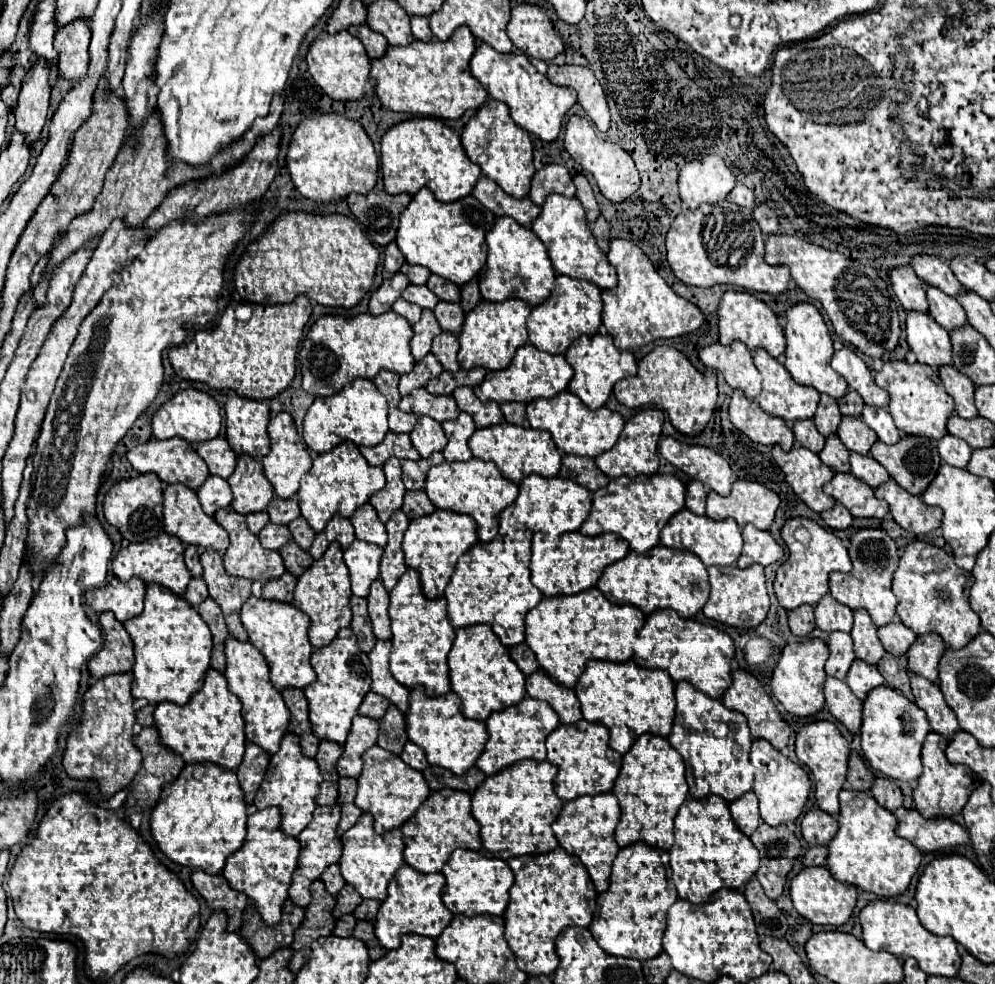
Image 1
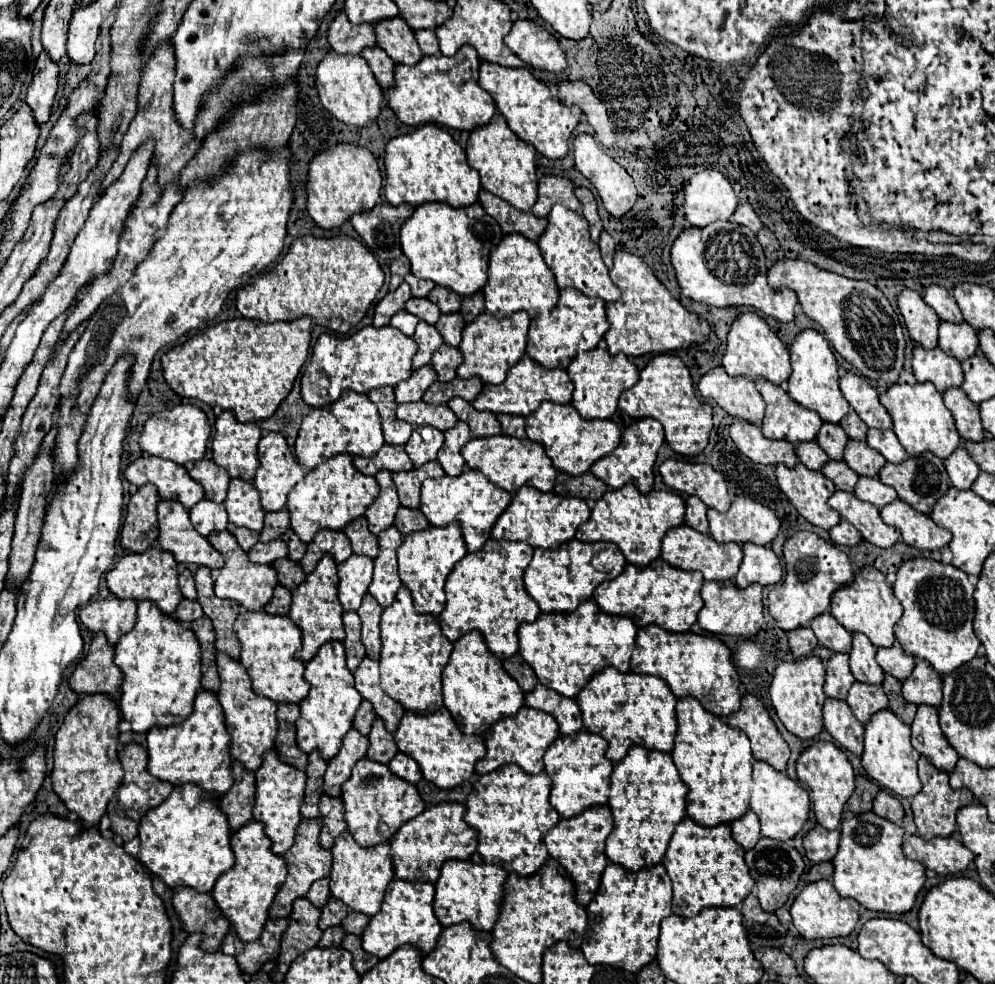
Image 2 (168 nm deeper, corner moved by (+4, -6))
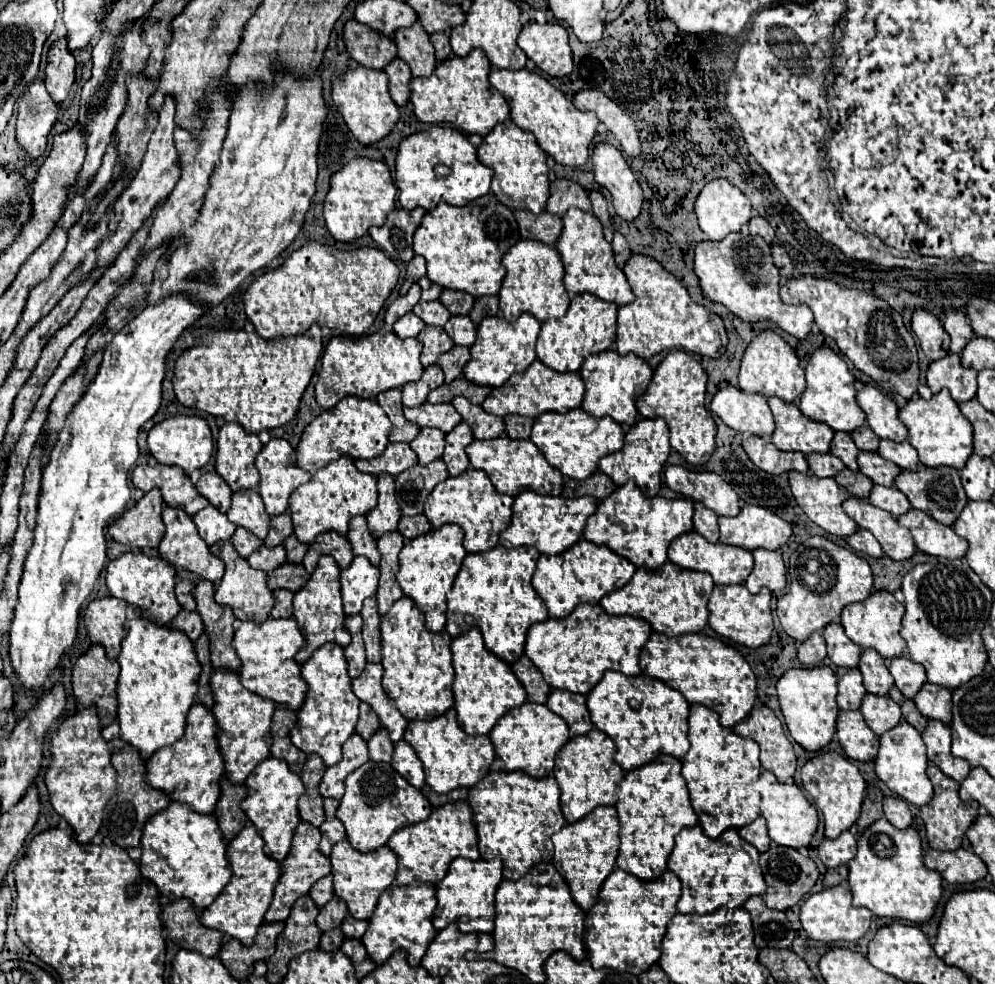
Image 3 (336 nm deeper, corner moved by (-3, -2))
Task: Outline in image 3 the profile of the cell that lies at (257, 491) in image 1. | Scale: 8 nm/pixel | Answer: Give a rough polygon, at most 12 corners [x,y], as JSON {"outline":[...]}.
{"outline":[[256,489],[232,493],[226,515],[266,539],[270,517]]}

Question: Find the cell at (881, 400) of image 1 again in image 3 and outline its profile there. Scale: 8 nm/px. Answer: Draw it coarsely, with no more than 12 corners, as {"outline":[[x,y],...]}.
{"outline":[[872,383],[856,393],[868,427],[882,439],[908,431],[890,395]]}

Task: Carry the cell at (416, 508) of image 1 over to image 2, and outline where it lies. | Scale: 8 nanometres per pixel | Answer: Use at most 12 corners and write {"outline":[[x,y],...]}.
{"outline":[[399,507],[395,527],[407,533],[427,529],[429,521],[417,509]]}

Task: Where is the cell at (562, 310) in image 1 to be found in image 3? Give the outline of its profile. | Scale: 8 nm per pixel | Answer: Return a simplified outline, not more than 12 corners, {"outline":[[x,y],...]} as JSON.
{"outline":[[574,295],[548,319],[538,359],[560,373],[616,339],[616,303]]}

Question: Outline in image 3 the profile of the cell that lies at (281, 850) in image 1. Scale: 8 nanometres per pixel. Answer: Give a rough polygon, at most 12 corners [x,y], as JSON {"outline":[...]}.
{"outline":[[252,823],[230,841],[232,879],[200,919],[252,945],[282,865]]}

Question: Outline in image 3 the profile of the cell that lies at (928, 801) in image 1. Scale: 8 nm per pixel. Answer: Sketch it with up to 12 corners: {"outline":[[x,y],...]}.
{"outline":[[928,767],[934,797],[920,807],[930,847],[958,849],[978,815],[960,783]]}

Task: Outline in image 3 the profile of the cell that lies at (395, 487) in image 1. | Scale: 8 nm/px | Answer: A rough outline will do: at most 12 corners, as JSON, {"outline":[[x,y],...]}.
{"outline":[[378,477],[378,505],[366,515],[370,533],[398,527],[402,513],[394,477]]}

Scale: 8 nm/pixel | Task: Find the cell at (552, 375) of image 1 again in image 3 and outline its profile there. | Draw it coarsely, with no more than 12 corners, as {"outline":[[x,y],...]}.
{"outline":[[536,359],[494,387],[482,409],[538,417],[582,403],[584,381]]}

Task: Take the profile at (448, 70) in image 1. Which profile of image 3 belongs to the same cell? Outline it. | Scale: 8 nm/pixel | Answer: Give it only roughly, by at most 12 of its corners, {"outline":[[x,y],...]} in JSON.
{"outline":[[480,49],[410,81],[422,123],[486,135],[510,115]]}

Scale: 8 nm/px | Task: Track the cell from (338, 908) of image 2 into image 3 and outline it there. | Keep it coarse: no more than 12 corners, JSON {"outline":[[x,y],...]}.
{"outline":[[332,897],[316,917],[322,931],[340,927],[348,905]]}

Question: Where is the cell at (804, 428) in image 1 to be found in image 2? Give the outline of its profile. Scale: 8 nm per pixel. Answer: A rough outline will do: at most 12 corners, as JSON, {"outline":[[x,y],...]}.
{"outline":[[815,441],[795,447],[799,461],[811,471],[821,471],[829,461]]}

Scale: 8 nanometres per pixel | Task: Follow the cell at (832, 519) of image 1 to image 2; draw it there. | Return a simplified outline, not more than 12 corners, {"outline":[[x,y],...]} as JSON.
{"outline":[[845,519],[829,529],[837,545],[857,545],[861,533]]}

